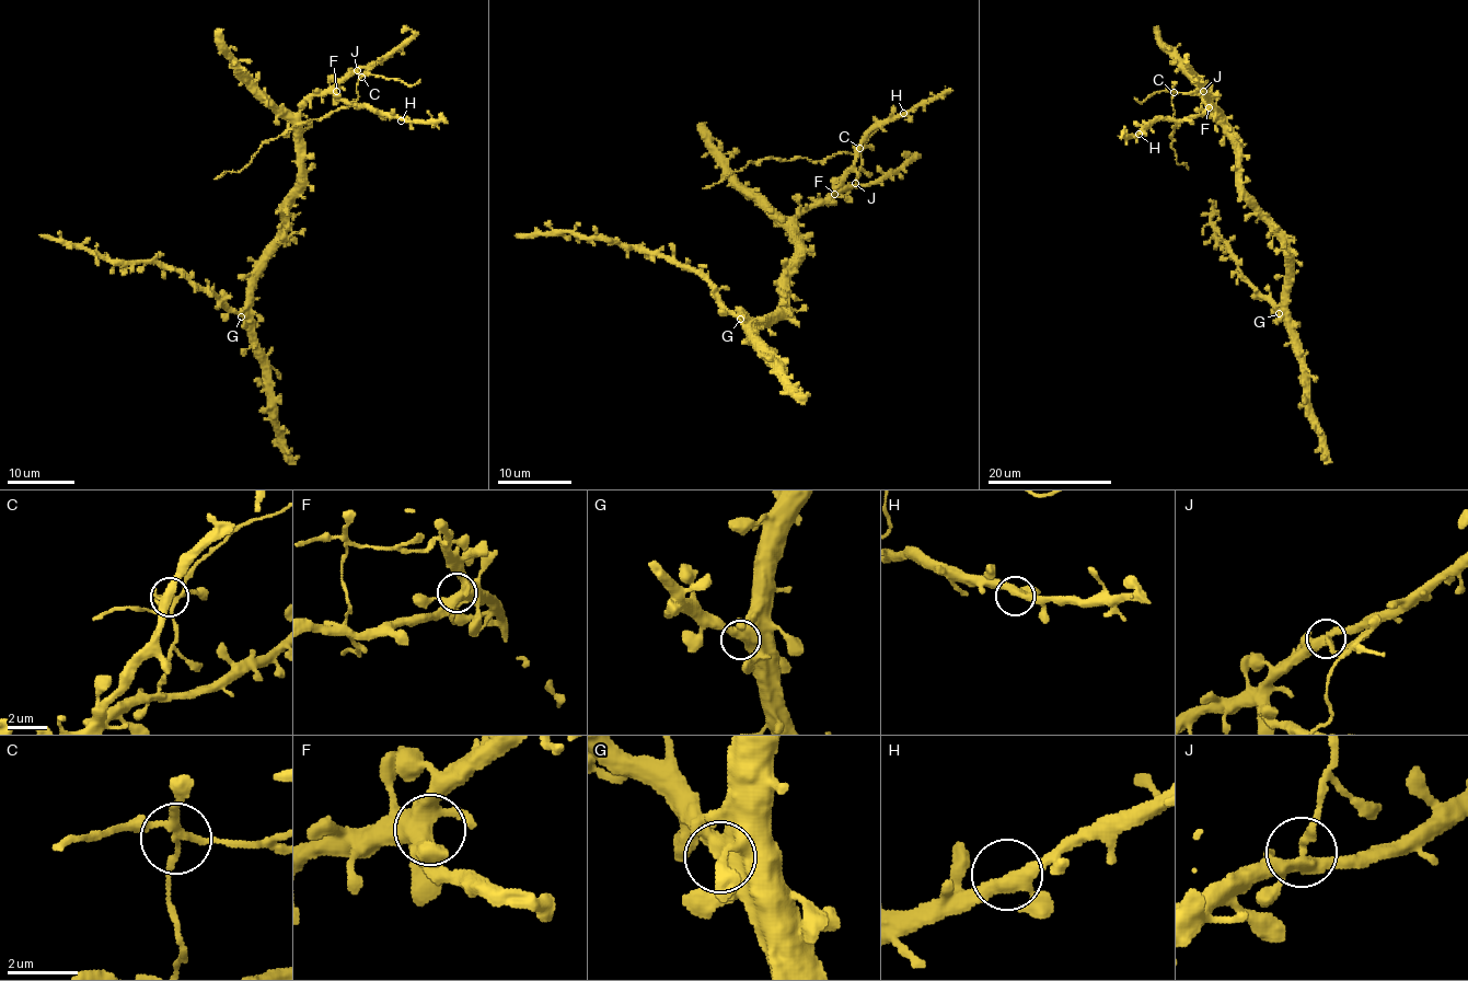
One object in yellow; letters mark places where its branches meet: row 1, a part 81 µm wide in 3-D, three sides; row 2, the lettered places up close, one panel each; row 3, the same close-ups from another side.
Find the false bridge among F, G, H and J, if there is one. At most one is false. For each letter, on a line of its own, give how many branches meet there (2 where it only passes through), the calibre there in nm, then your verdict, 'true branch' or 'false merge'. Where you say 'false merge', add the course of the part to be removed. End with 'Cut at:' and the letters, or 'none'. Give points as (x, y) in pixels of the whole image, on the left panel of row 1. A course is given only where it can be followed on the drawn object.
F: branches 5; calibre 480 nm; true branch
G: branches 3; calibre 440 nm; true branch
H: branches 3; calibre 320 nm; true branch
J: branches 4; calibre 320 nm; false merge; course (357, 70), (362, 76), (358, 97), (348, 106), (289, 128), (267, 140), (241, 169), (214, 179)
Cut at: J

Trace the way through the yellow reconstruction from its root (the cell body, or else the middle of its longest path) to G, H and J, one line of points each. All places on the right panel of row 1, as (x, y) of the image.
G: (1251, 197), (1257, 212), (1283, 245), (1286, 257), (1285, 306), (1279, 313)
H: (1251, 197), (1241, 187), (1237, 150), (1217, 111), (1155, 119), (1139, 134)
J: (1251, 197), (1240, 182), (1237, 150), (1229, 138), (1225, 118), (1208, 101), (1203, 90)

